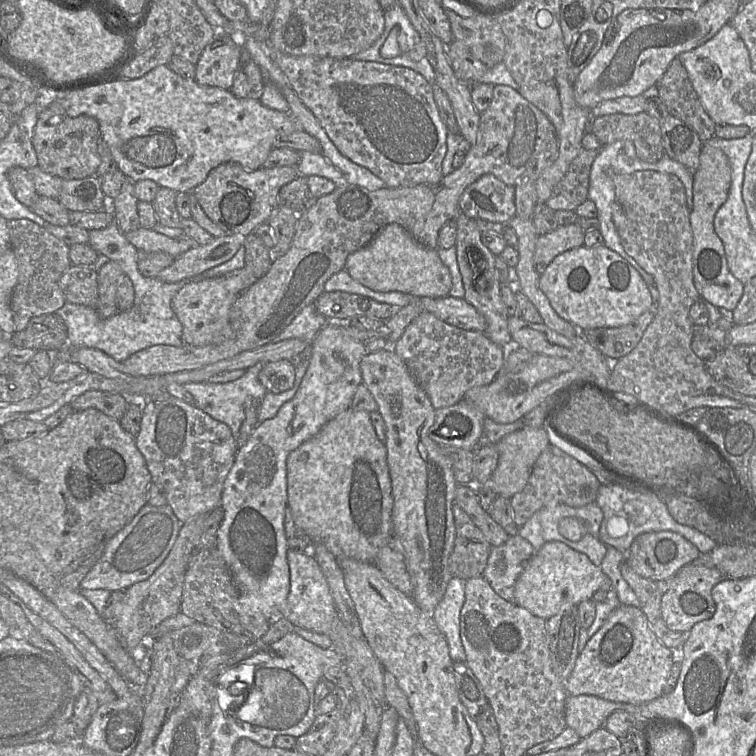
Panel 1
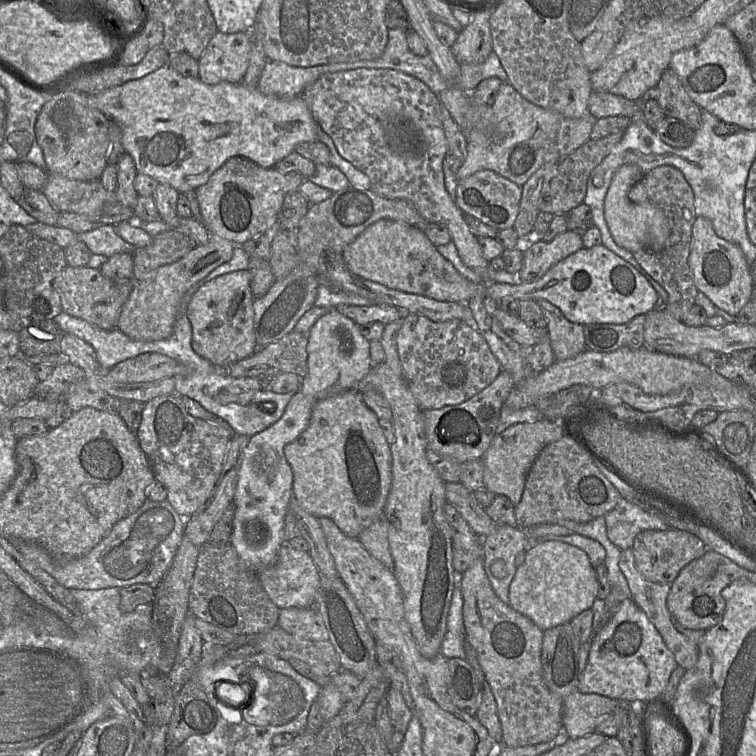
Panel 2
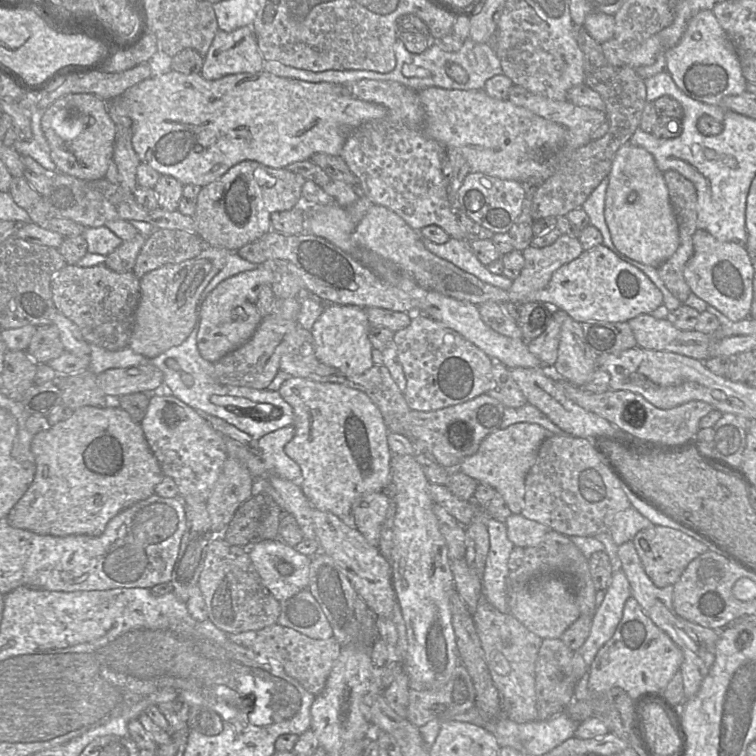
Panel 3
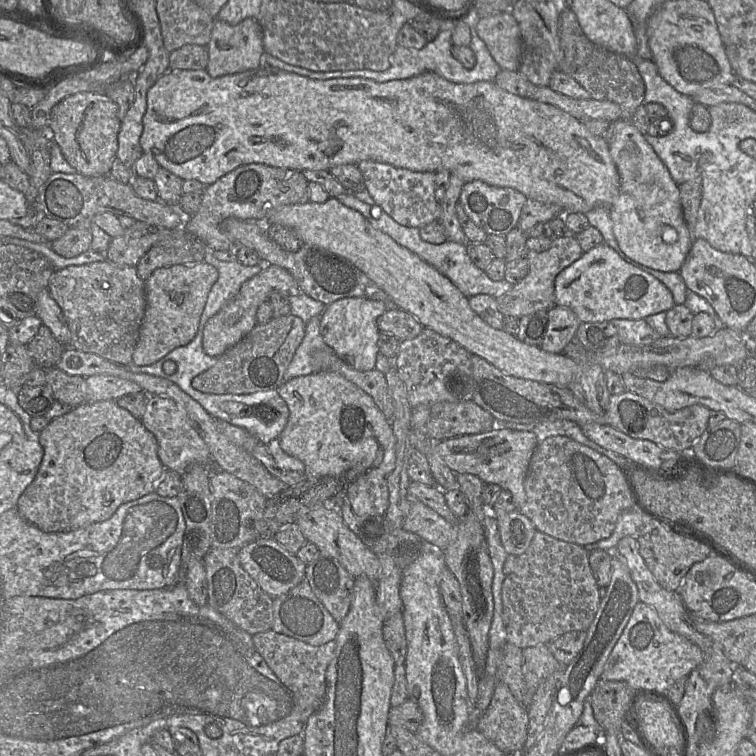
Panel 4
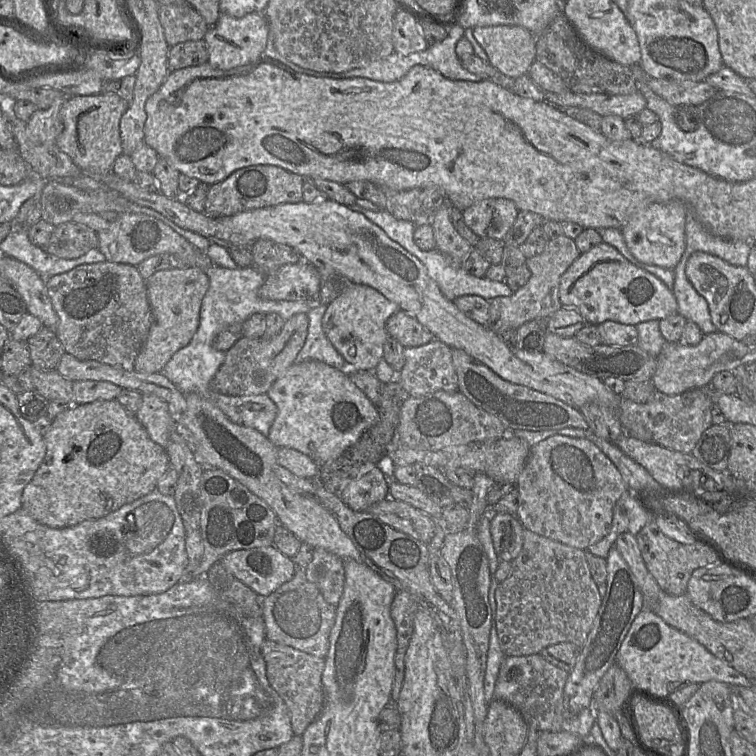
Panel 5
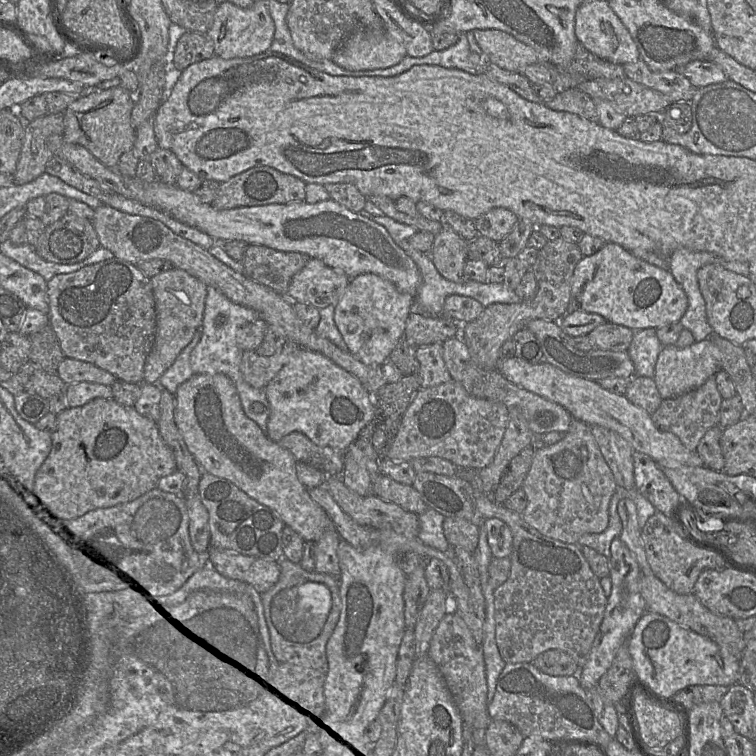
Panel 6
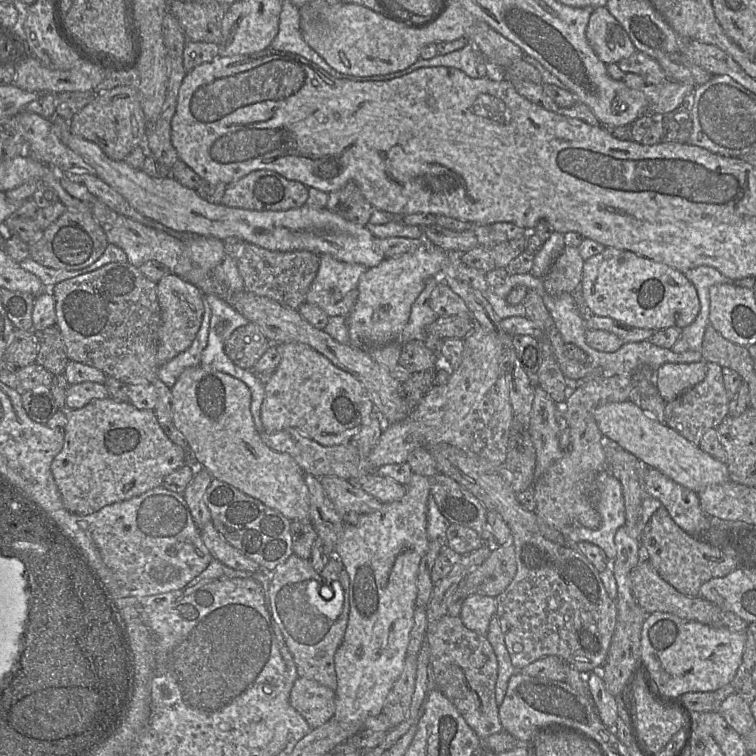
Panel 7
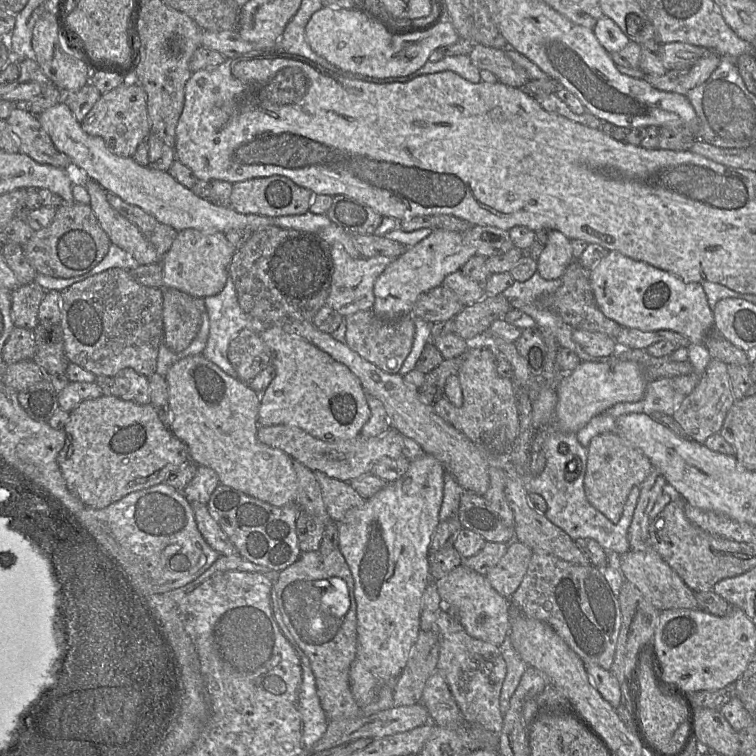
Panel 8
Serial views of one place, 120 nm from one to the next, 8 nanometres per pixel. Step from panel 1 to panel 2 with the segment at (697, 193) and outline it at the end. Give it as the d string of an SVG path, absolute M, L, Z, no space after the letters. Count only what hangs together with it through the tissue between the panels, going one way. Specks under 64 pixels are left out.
M698 216L692 226L691 251L688 263L693 281L701 293L719 309L736 316L754 294L751 267L742 250L735 244L718 237L709 219Z

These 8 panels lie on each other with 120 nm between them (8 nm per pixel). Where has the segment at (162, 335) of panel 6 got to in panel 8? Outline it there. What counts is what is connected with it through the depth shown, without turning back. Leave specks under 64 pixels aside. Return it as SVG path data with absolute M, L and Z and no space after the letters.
M163 288L163 343L178 353L197 336L202 317L195 298L173 288Z

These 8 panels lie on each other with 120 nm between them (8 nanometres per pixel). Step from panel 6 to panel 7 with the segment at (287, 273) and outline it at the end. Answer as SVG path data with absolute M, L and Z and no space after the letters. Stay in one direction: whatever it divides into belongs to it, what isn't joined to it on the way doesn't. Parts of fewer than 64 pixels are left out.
M247 243L237 256L236 263L244 282L244 290L298 310L306 303L306 294L316 277L320 258L318 254L306 250L270 251Z

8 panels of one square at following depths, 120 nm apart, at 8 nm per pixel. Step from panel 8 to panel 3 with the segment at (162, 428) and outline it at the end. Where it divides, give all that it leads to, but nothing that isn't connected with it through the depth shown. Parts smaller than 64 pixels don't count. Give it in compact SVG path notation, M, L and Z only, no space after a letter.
M112 399L111 405L106 405L106 407L83 406L77 410L74 410L70 417L68 417L67 419L58 422L46 431L39 432L36 435L33 435L31 441L31 452L34 455L36 463L34 479L25 494L9 511L6 517L8 523L12 527L28 530L40 535L87 535L92 537L100 536L104 532L108 522L118 513L130 507L131 505L145 500L153 495L155 486L162 480L164 476L157 459L148 446L140 424L133 421L126 411L116 406L115 401L113 401Z

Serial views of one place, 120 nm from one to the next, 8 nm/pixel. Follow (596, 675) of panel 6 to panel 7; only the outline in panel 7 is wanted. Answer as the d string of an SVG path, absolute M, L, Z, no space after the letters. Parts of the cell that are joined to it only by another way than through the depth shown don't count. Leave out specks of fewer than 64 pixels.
M620 527L614 537L616 557L613 561L613 573L617 582L617 599L627 600L630 606L637 605L631 591L631 571L639 564L639 539L630 537L626 527Z

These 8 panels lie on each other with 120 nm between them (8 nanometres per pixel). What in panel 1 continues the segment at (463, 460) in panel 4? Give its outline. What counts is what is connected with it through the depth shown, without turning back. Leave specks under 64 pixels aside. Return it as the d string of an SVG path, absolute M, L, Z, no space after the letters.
M523 427L503 437L497 444L498 465L490 481L489 487L497 494L511 499L526 486L532 468L543 452L550 445L548 434L544 427Z

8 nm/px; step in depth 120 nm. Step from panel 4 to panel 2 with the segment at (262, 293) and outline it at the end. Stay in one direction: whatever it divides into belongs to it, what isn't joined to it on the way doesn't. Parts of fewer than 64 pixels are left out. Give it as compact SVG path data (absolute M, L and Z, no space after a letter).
M249 269L229 272L202 285L191 297L186 315L192 328L194 352L217 367L245 359L257 351L254 333L254 296Z

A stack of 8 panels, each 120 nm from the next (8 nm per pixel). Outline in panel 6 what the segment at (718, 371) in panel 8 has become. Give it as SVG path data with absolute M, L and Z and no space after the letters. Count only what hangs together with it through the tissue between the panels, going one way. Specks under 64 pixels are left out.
M715 375L697 389L670 399L662 399L659 408L651 414L655 426L662 431L676 435L689 451L696 451L704 434L712 427L719 425L719 412L723 401Z

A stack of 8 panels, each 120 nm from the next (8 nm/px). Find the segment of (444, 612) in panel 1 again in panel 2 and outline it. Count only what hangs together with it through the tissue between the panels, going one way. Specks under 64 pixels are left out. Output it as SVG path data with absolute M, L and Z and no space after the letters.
M456 585L447 617L447 631L441 643L441 653L448 659L466 658L466 634L462 617L463 597L460 585Z

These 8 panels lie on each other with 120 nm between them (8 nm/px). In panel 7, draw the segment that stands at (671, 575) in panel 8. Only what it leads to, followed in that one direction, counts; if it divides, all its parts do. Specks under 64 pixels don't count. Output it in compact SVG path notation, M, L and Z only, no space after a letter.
M649 560L639 562L631 571L631 591L639 606L648 614L665 612L681 619L699 622L714 628L723 627L721 609L708 600L698 597L688 597L677 591L672 585L663 580L653 568Z

